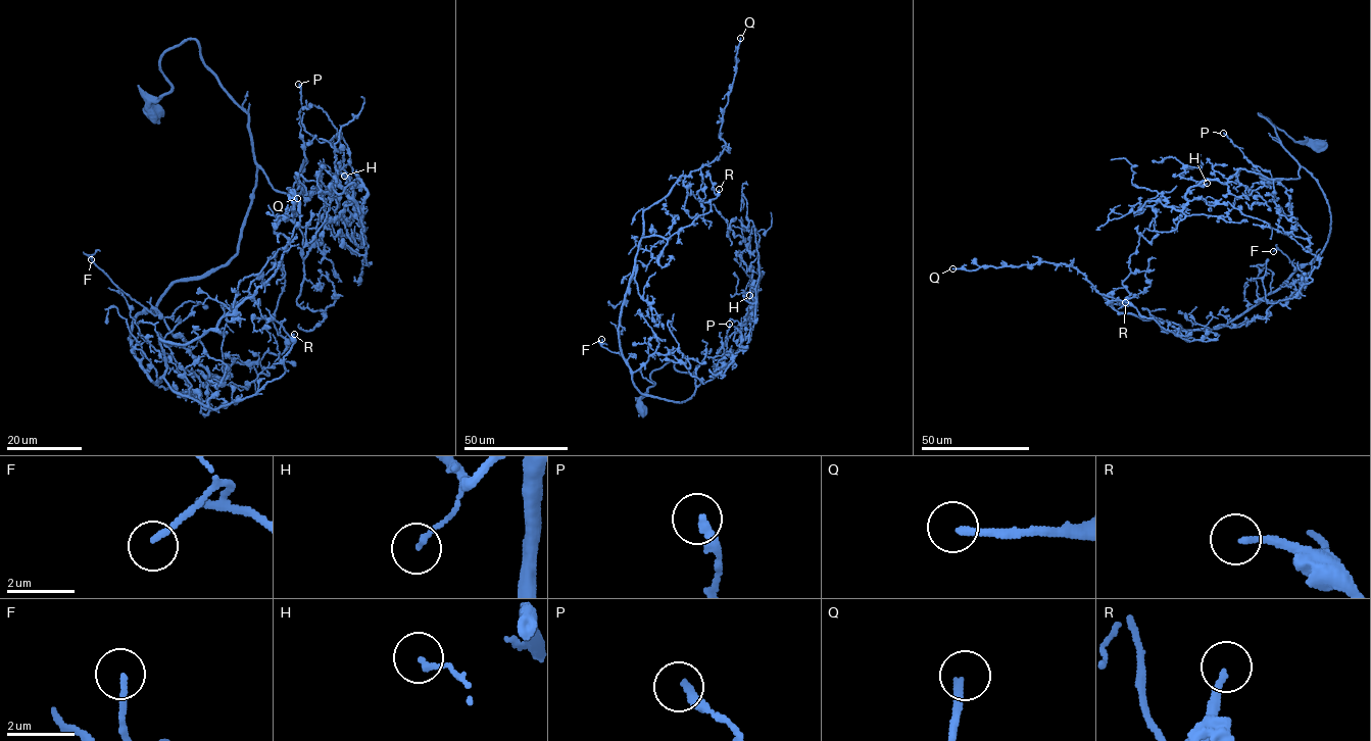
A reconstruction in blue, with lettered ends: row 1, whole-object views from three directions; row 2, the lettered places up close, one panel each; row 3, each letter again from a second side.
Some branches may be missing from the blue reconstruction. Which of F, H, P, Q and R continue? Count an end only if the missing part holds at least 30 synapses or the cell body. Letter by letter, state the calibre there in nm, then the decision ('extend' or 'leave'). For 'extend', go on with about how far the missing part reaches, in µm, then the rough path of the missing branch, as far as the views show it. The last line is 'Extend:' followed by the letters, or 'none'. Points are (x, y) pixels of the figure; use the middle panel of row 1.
F: calibre 160 nm; leave
H: calibre 150 nm; leave
P: calibre 260 nm; leave
Q: calibre 220 nm; extend; missing 60 µm
R: calibre 180 nm; extend; missing 35 µm; course (719, 189), (727, 169), (691, 181)
Extend: Q, R

